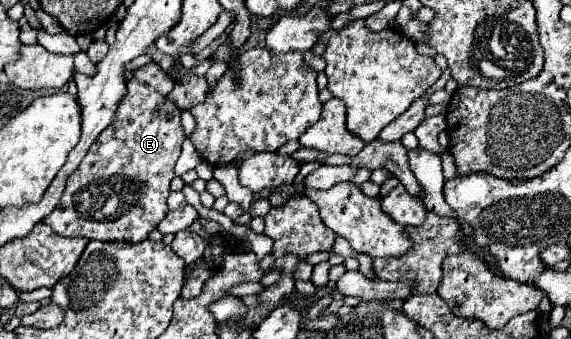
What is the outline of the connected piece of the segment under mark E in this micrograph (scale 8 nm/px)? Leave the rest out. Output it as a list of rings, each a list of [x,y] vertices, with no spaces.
[[[147,64],[135,72],[127,82],[127,96],[119,102],[117,120],[99,134],[97,142],[89,148],[79,168],[69,176],[65,192],[55,208],[43,222],[59,236],[85,236],[101,242],[141,242],[167,214],[169,184],[175,178],[175,162],[181,154],[185,132],[181,126],[181,110],[165,100],[171,92],[173,80],[157,64]]]

